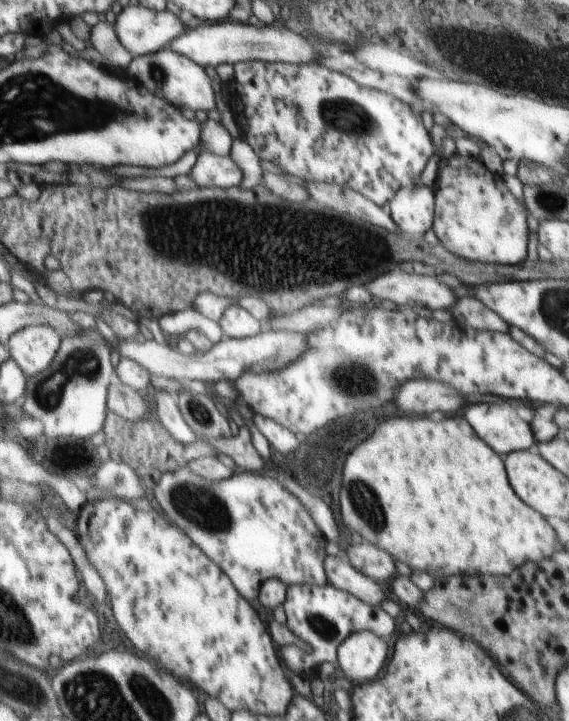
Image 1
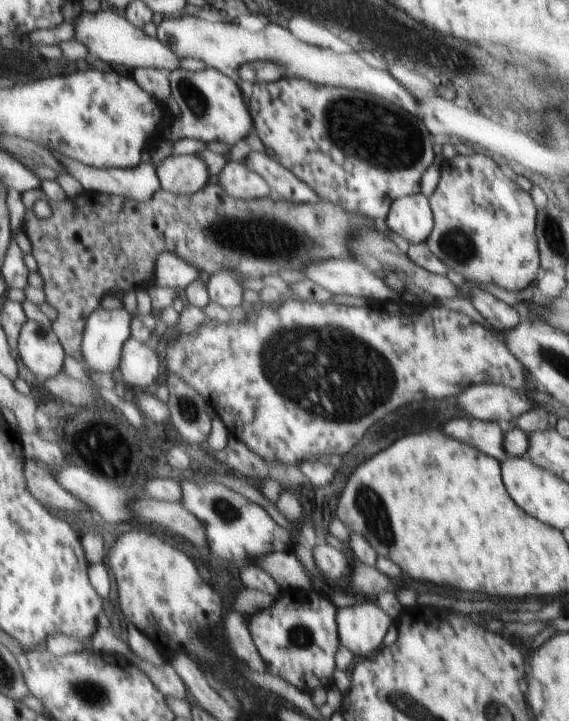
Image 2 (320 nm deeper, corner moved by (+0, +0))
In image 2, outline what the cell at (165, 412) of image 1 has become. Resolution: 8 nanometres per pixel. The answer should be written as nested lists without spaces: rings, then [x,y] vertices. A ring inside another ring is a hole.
[[[129,337],[121,350],[121,362],[118,370],[121,373],[122,382],[128,388],[153,389],[152,380],[156,375],[156,365],[161,364],[159,356],[149,348],[145,341]]]

